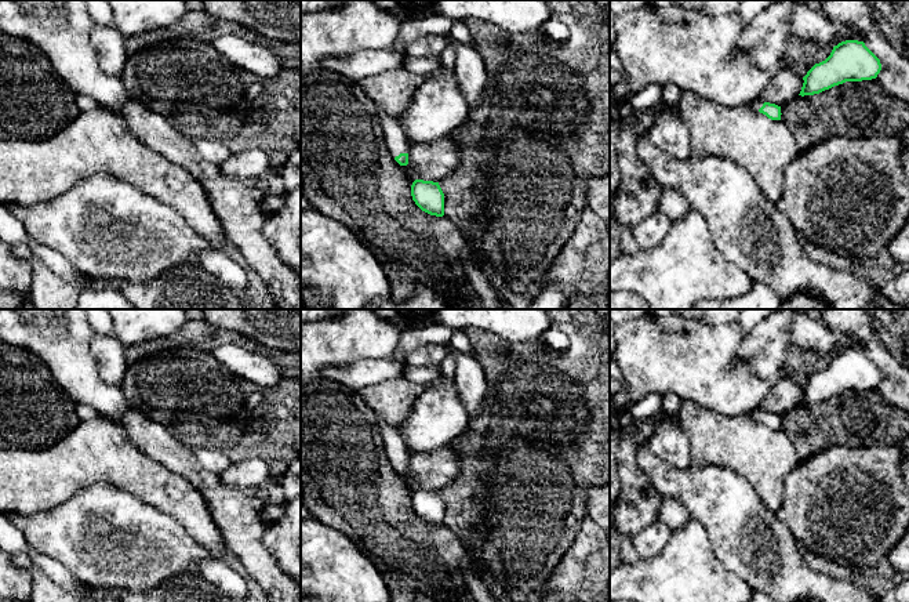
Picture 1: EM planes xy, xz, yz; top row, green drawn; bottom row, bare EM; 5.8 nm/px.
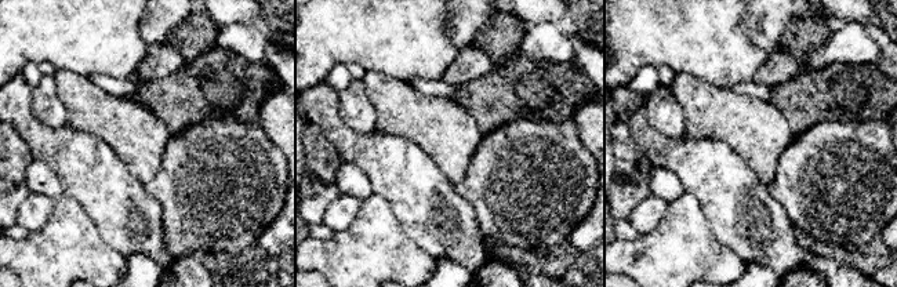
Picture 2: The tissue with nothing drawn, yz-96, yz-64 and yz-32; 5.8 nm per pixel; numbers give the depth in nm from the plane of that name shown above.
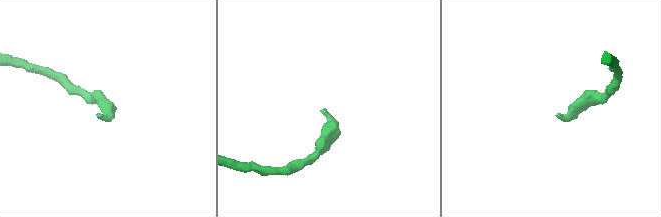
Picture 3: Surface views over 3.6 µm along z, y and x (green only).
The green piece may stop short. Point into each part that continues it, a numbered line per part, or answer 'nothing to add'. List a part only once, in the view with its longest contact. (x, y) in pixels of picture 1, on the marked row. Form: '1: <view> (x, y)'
1: xz (396, 141)

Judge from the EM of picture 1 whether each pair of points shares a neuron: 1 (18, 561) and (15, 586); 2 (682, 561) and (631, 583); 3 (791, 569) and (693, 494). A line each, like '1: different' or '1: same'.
1: different
2: same
3: same

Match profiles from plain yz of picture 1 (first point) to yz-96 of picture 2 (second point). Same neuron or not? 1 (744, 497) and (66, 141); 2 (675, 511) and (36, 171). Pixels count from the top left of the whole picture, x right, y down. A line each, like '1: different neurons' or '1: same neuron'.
1: same neuron
2: same neuron

